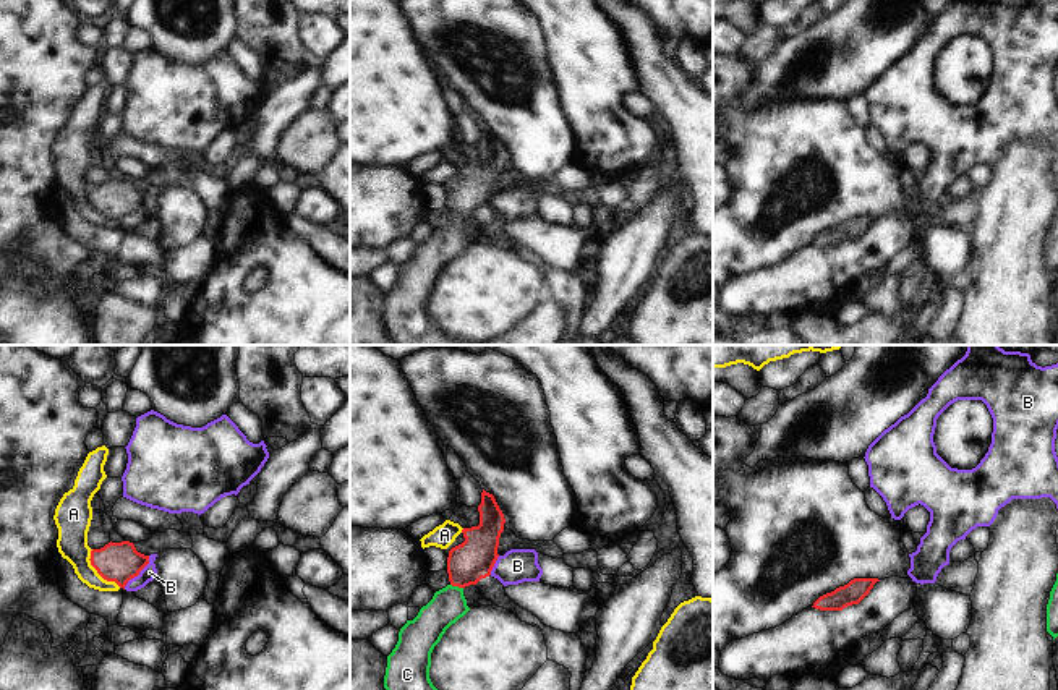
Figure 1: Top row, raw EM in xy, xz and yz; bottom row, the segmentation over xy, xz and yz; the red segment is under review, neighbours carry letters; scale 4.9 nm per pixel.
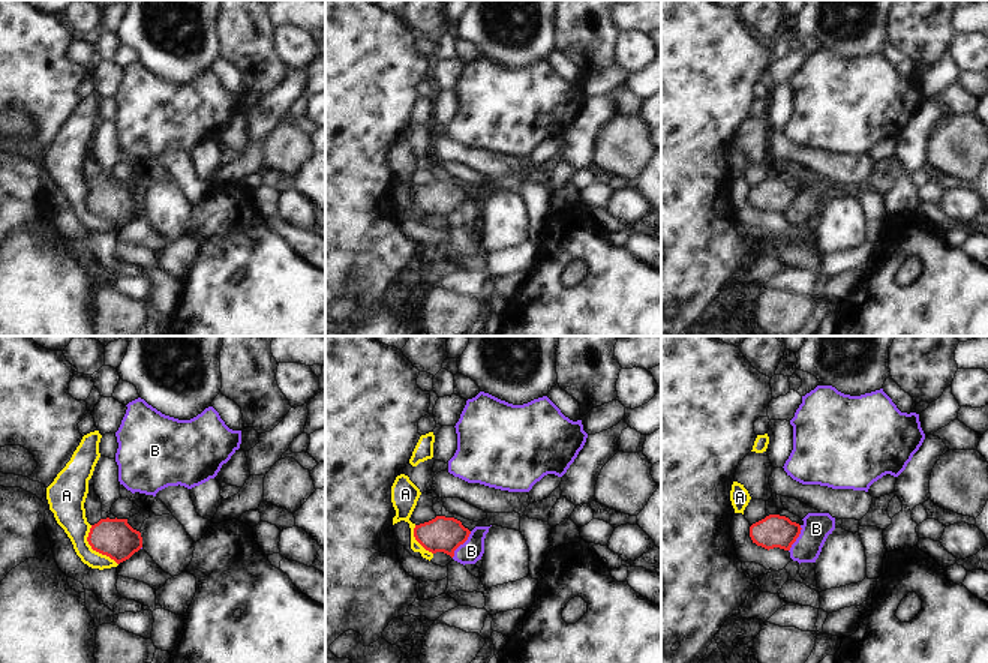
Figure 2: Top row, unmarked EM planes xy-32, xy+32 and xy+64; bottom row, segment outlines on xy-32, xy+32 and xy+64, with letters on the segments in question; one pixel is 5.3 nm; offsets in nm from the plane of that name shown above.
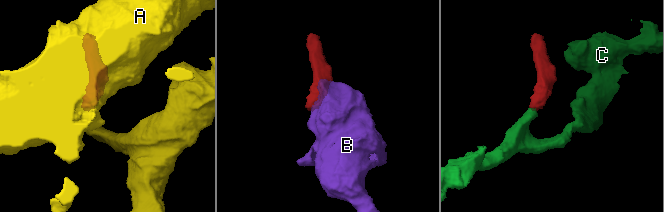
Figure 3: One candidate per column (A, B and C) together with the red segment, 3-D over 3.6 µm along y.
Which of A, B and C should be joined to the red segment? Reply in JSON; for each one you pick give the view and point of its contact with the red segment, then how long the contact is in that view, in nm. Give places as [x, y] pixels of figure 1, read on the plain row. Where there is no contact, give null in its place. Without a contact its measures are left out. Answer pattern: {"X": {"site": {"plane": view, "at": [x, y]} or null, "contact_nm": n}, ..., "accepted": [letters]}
{"C": {"site": {"plane": "xz", "at": [457, 222]}, "contact_nm": 70}, "accepted": ["C"]}

